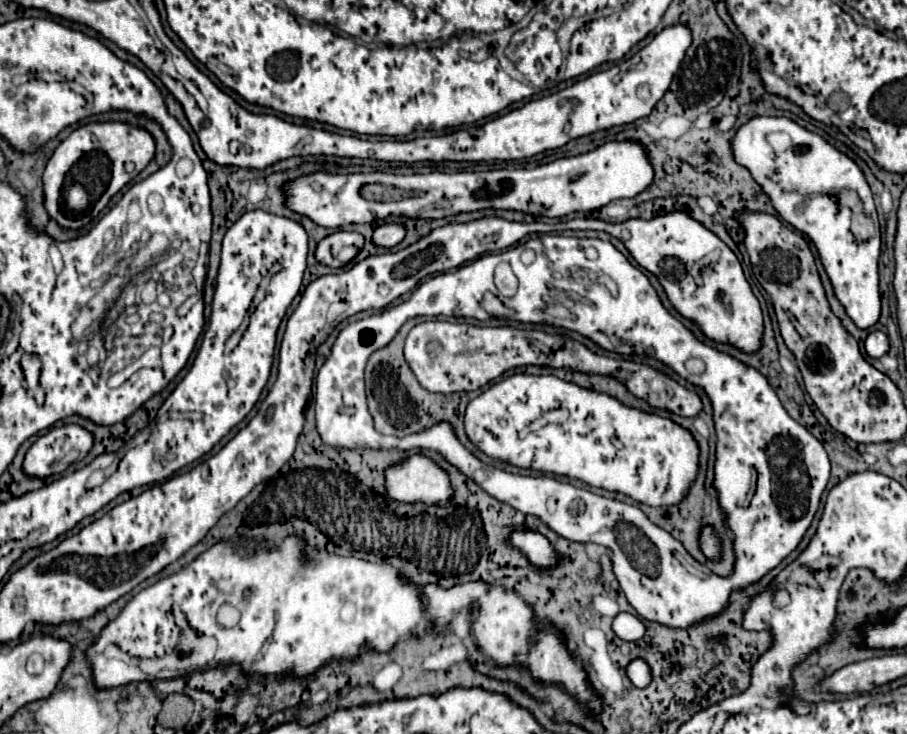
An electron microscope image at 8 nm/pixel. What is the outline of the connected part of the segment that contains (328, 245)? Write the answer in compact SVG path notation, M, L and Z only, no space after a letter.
M334 232L318 242L316 260L330 268L342 268L364 246L364 238L356 232Z

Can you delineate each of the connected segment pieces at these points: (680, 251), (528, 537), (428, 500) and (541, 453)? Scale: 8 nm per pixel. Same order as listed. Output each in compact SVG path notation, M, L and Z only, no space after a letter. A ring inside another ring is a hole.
M672 212L672 214L656 216L652 220L634 218L622 224L610 224L592 218L574 218L568 222L552 224L550 230L544 228L542 224L534 232L554 232L554 230L602 230L622 240L622 244L628 248L634 260L658 278L672 306L684 318L696 322L706 338L722 344L732 344L746 354L754 354L756 350L760 350L762 334L764 334L762 310L756 296L752 294L750 284L744 278L738 258L714 232L706 230L700 222L696 222L688 214ZM712 250L720 250L718 276L706 276L704 284L698 286L690 274L690 268Z
M524 526L522 530L512 532L510 540L512 540L512 546L518 548L518 550L522 550L526 554L526 558L534 566L548 568L548 566L554 566L558 562L558 554L554 552L554 548L550 546L550 542L540 532L528 530Z
M414 454L404 464L386 468L386 490L390 498L400 502L450 506L452 500L448 474L422 454Z
M514 374L494 384L466 406L464 430L470 442L494 460L624 492L648 506L678 504L698 474L698 444L688 430L668 418L626 408L608 394L578 388L556 376ZM558 408L570 412L564 422L540 424Z

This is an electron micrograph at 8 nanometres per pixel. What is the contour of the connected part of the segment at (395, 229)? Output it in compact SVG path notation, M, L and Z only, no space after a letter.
M384 224L384 226L378 226L374 230L372 242L376 246L380 246L380 248L392 248L392 246L402 242L404 234L406 234L404 226L400 226L400 224Z

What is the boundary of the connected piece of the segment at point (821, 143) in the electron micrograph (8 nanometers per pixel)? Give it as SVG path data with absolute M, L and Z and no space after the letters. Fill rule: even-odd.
M756 116L750 122L746 122L734 136L732 140L732 150L734 150L734 158L738 164L746 166L752 174L752 178L762 186L762 190L768 194L774 210L796 230L800 230L802 234L806 234L812 244L818 250L820 262L834 286L834 294L836 298L842 302L842 306L846 308L848 316L856 322L858 328L870 328L878 322L880 318L880 292L879 292L879 267L878 261L881 254L881 238L880 225L876 212L873 195L870 192L870 186L866 184L866 178L862 174L862 170L856 166L856 162L852 162L848 156L844 156L842 152L838 152L834 146L830 146L822 136L808 132L806 128L798 126L796 122L788 120L788 118L770 118L770 116ZM770 132L788 132L790 136L790 146L782 152L774 150L768 142L768 134ZM842 188L850 188L856 190L856 194L860 196L862 204L866 206L864 210L872 218L875 225L875 237L868 242L858 242L856 236L850 230L850 216L852 212L844 210L838 206L836 198L830 196L830 190L842 190Z

